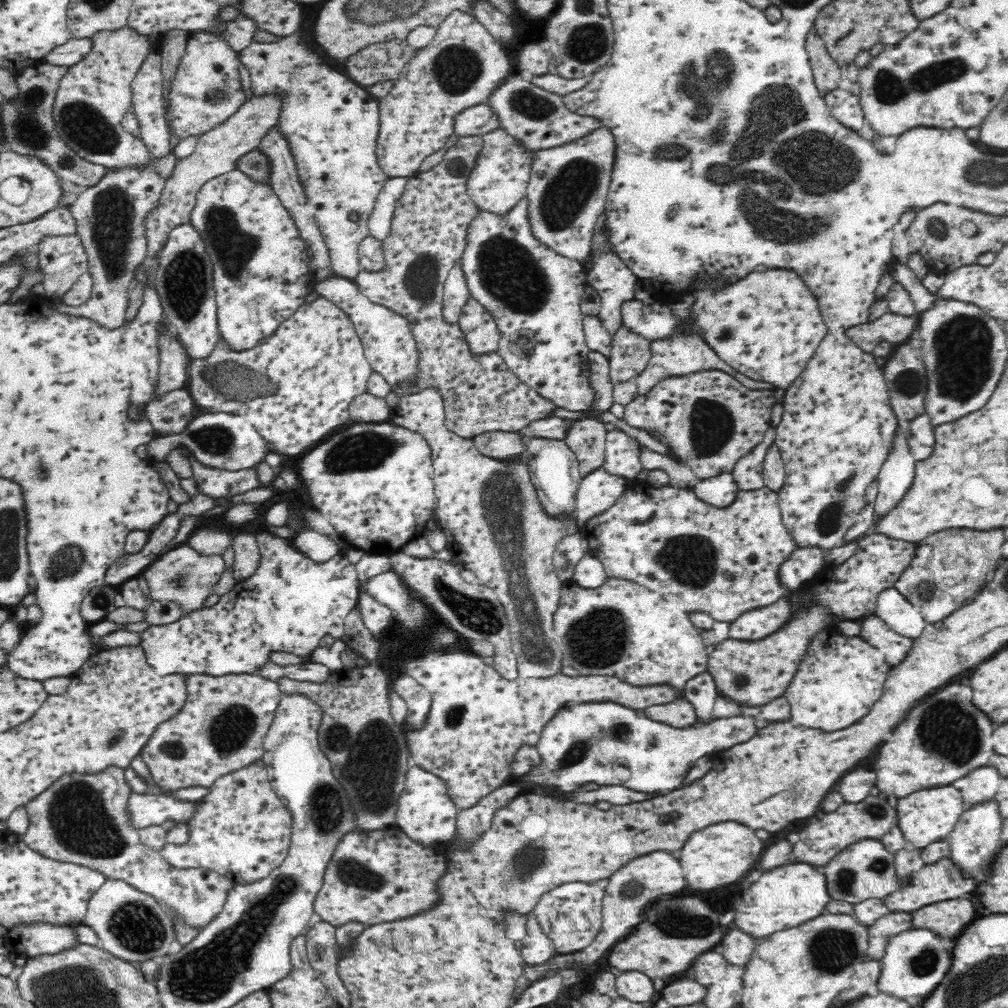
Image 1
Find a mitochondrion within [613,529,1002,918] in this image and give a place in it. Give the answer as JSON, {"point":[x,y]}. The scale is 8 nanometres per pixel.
{"point":[947,731]}

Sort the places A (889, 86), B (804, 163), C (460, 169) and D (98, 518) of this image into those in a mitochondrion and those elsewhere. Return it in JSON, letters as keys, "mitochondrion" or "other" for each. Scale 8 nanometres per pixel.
{"A":"mitochondrion","B":"mitochondrion","C":"other","D":"other"}

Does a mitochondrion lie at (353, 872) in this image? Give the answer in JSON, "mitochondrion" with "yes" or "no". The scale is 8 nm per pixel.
{"mitochondrion":"yes"}

